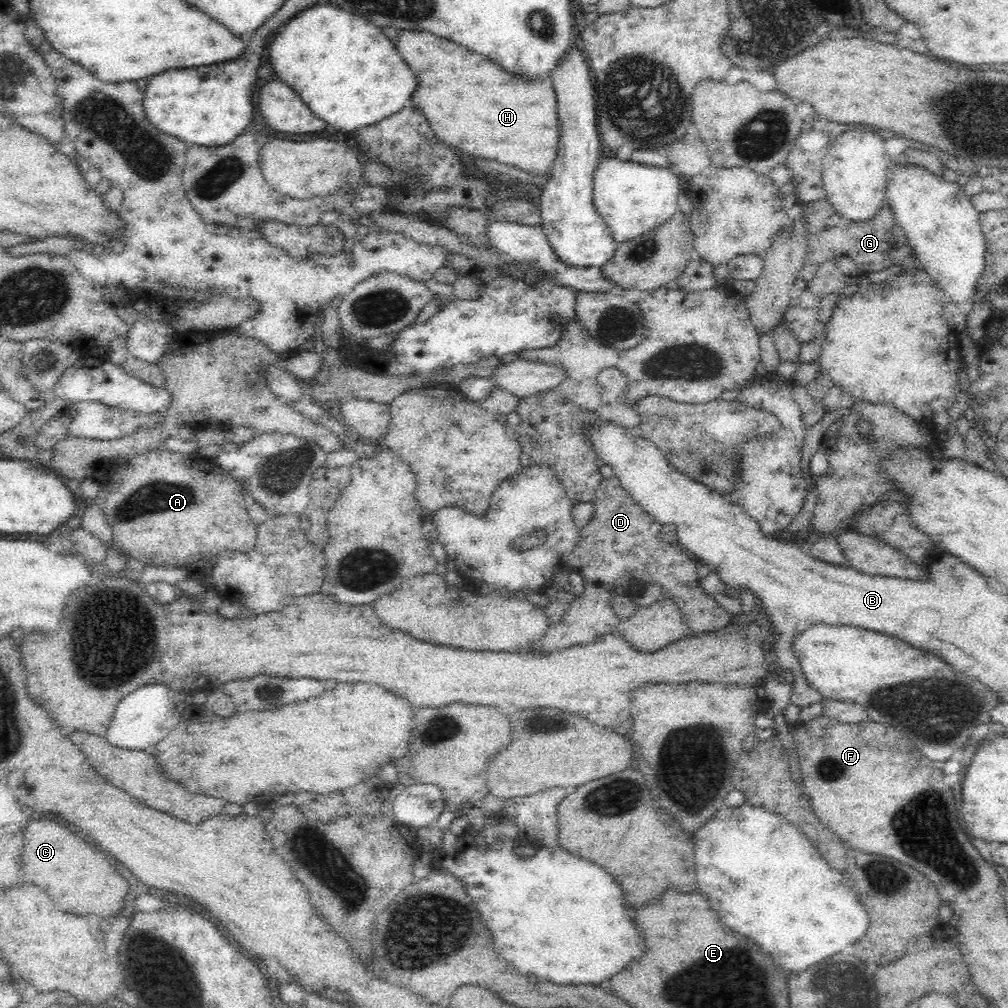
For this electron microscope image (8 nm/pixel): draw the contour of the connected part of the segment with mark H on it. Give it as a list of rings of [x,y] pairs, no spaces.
[[[399,30],[397,38],[394,44],[398,46],[402,58],[408,62],[408,67],[416,73],[418,81],[418,88],[412,92],[412,104],[426,115],[436,139],[456,147],[467,159],[482,157],[497,160],[525,170],[536,178],[551,174],[550,168],[558,152],[560,131],[556,94],[550,75],[536,77],[536,80],[514,76],[478,52],[472,52],[428,31]]]

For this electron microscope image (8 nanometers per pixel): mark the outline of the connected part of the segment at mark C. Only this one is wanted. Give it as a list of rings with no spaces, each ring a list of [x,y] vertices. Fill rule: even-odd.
[[[36,816],[28,820],[23,838],[24,850],[21,862],[24,866],[22,866],[20,880],[44,888],[44,892],[52,896],[56,908],[74,915],[96,914],[102,918],[118,914],[118,910],[126,908],[124,904],[130,897],[128,882],[112,868],[112,864],[106,858],[100,856],[104,853],[98,850],[87,837],[78,834],[56,818]],[[68,854],[74,854],[74,860],[68,858]]]

